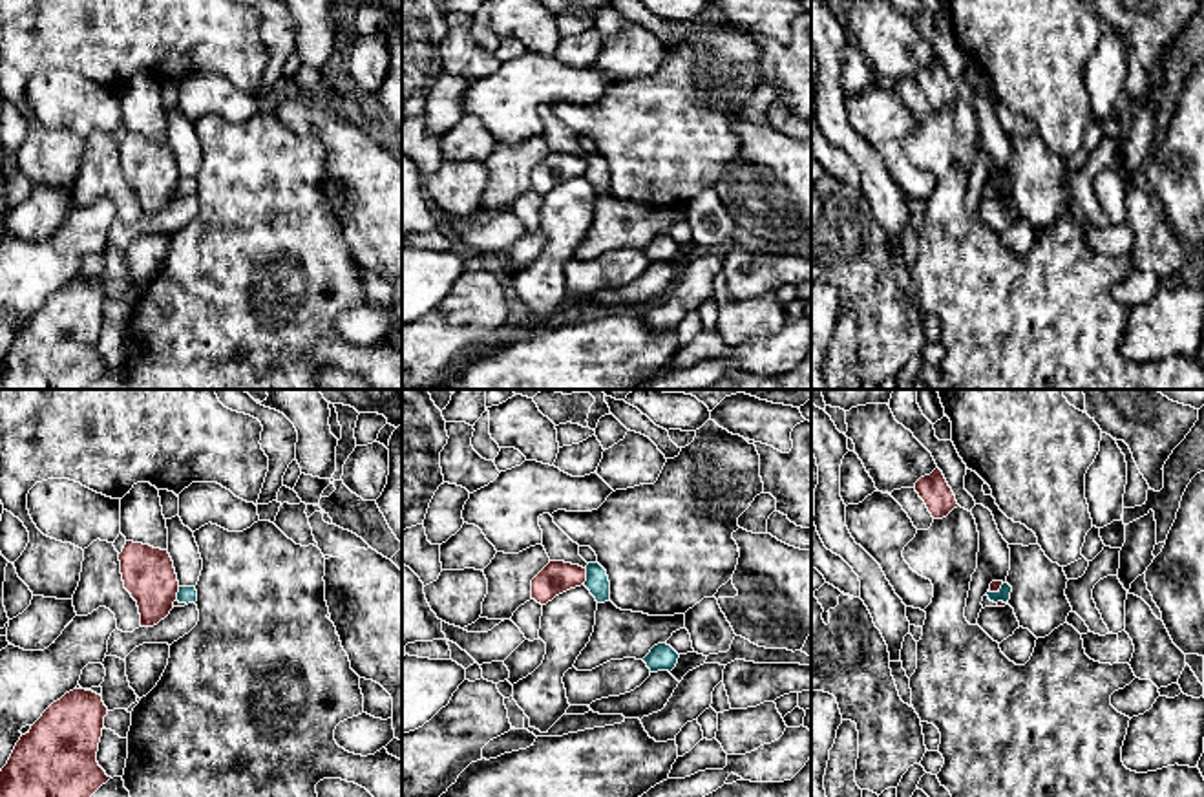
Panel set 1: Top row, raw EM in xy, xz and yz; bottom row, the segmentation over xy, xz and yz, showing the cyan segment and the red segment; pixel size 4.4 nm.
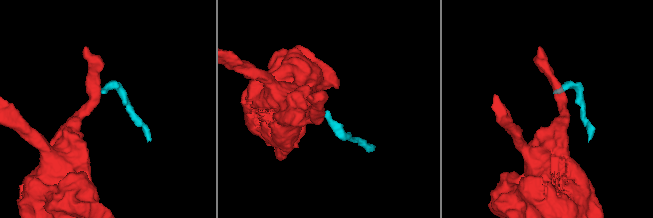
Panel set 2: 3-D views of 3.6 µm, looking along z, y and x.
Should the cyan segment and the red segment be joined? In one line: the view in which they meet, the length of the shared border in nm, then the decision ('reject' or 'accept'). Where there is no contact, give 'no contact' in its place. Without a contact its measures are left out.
xz | 70 nm | reject

